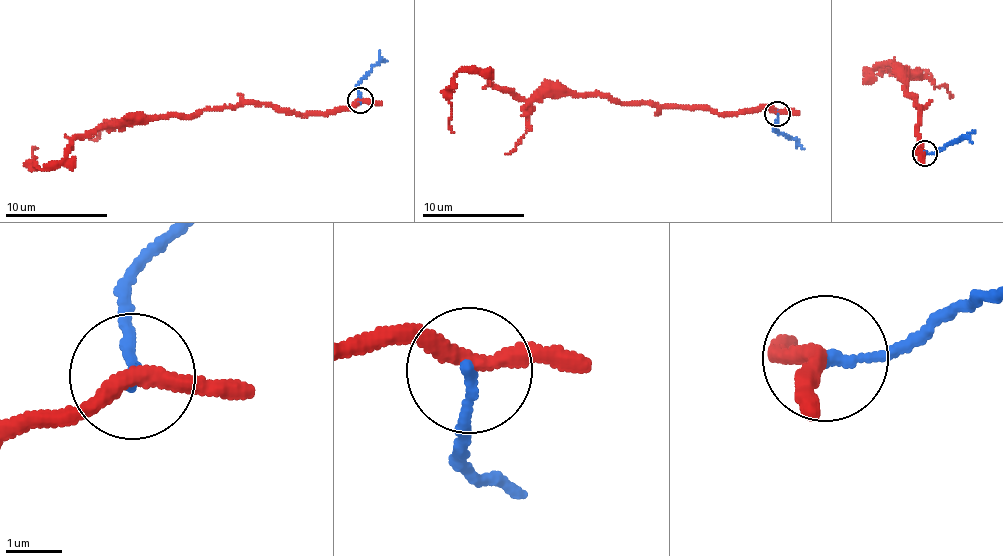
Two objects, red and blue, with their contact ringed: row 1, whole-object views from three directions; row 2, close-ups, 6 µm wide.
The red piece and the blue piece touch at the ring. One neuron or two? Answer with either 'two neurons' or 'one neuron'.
two neurons

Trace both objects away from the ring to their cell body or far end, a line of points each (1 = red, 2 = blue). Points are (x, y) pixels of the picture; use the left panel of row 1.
1: (360, 101), (304, 114), (237, 103), (129, 116), (78, 135), (59, 163), (39, 168), (31, 166), (37, 148)
2: (360, 101), (358, 85), (379, 61), (379, 50)

